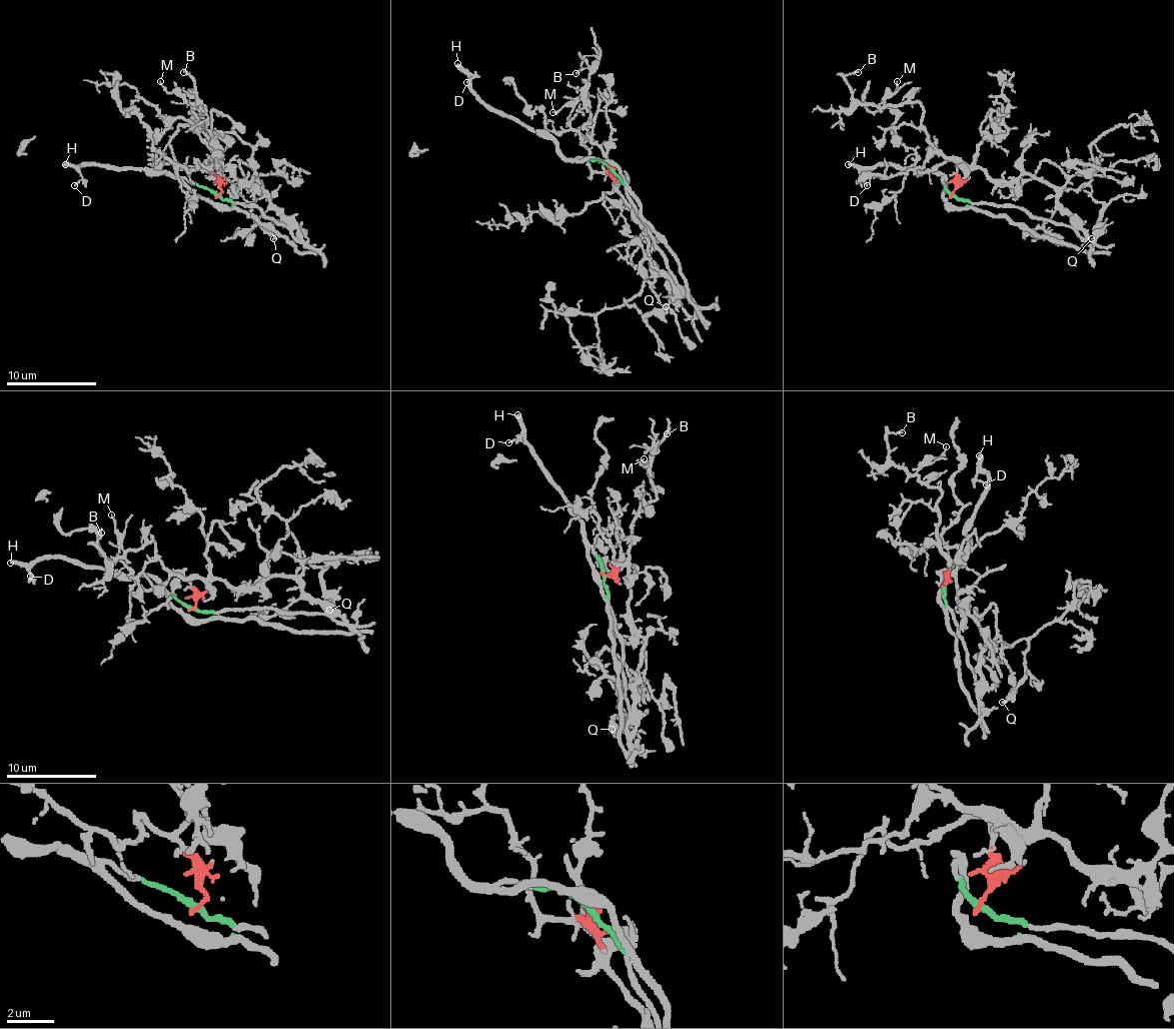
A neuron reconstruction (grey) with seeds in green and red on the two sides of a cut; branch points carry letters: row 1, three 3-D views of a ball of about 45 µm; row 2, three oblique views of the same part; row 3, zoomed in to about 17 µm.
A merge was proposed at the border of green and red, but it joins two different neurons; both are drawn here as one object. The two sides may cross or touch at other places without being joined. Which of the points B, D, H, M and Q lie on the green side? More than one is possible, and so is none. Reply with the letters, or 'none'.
D, H

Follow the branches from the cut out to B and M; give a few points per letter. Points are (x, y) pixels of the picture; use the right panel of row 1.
B: (951, 195), (956, 163), (942, 154), (926, 136), (922, 105), (861, 105), (845, 78), (859, 71)
M: (951, 195), (956, 163), (942, 154), (926, 136), (922, 105), (884, 103), (886, 96), (897, 87), (897, 80)

